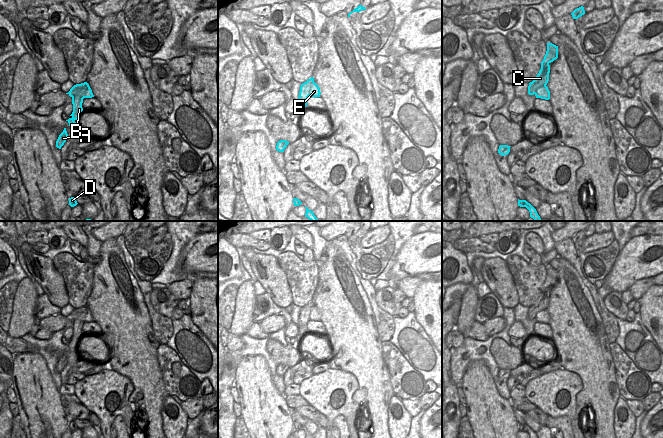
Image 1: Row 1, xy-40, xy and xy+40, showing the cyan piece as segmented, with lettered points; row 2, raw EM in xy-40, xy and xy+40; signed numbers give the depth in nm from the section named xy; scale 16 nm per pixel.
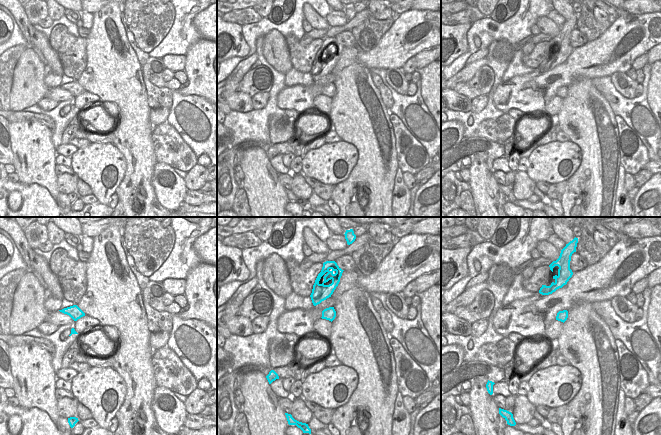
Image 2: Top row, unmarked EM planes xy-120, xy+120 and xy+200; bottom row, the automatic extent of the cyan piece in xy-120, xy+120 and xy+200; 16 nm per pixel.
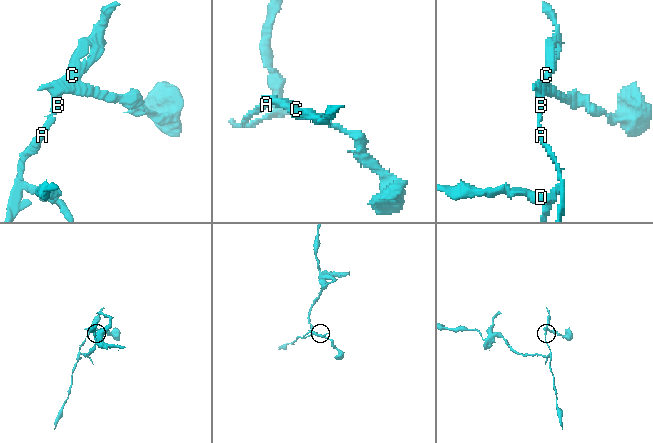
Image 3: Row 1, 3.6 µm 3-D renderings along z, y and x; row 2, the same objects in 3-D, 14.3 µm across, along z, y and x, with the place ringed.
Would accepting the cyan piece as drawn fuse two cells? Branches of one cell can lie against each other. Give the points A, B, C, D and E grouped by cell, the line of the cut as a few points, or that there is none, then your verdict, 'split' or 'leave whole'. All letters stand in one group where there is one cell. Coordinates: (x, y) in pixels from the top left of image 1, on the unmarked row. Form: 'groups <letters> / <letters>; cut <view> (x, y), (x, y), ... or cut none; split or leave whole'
groups A B C D / E; cut xy (314, 306), (310, 310), (309, 319); split

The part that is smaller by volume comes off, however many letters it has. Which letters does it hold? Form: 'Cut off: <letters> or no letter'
Cut off: E

